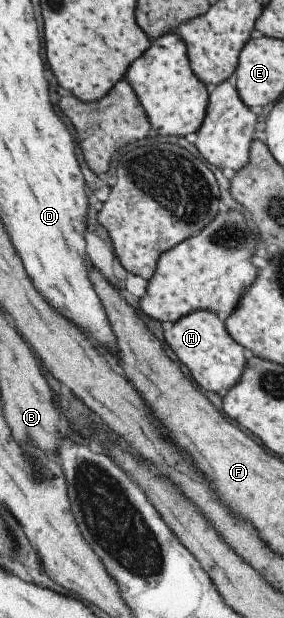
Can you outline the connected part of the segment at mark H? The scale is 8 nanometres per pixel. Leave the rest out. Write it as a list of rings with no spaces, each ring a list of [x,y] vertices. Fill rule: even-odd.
[[[198,310],[186,314],[164,332],[165,342],[177,354],[177,358],[189,368],[193,380],[205,390],[231,390],[243,376],[248,351],[227,332],[221,316],[213,311]]]

